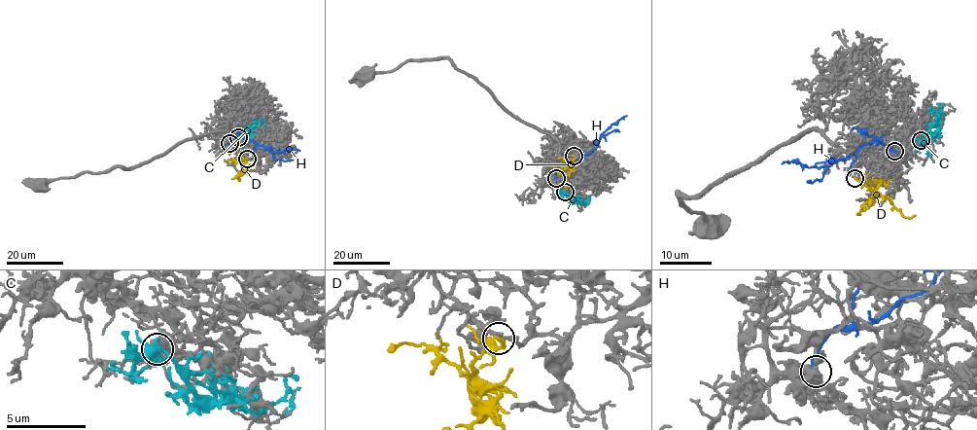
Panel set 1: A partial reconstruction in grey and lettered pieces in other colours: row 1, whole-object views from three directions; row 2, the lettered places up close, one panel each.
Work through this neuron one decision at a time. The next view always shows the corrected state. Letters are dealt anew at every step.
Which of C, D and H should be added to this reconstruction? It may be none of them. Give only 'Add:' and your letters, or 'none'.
Add: D

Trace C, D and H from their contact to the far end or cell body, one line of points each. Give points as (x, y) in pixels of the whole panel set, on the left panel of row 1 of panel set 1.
C: (238, 138), (263, 119)
D: (247, 159), (238, 173), (240, 178)
H: (228, 143), (232, 138), (243, 138), (273, 152), (299, 151)

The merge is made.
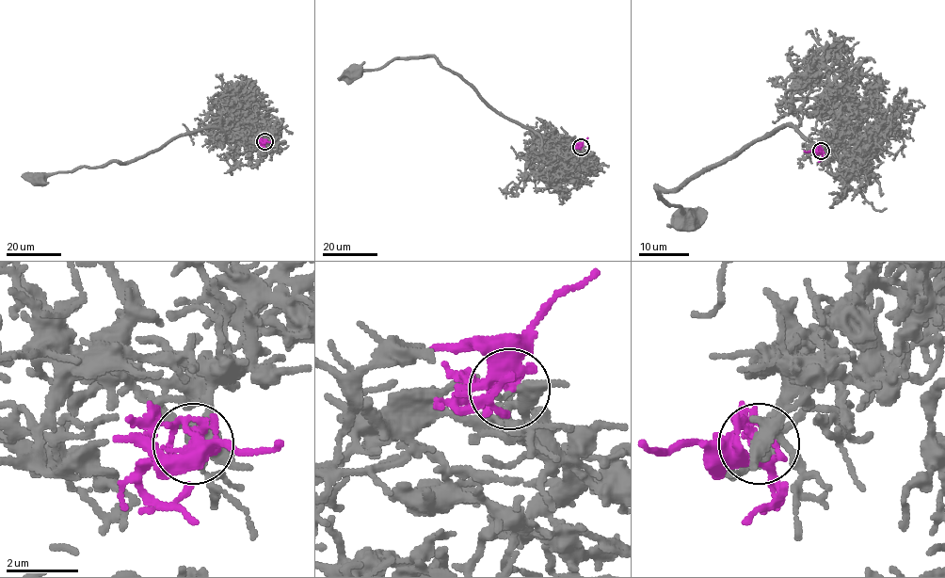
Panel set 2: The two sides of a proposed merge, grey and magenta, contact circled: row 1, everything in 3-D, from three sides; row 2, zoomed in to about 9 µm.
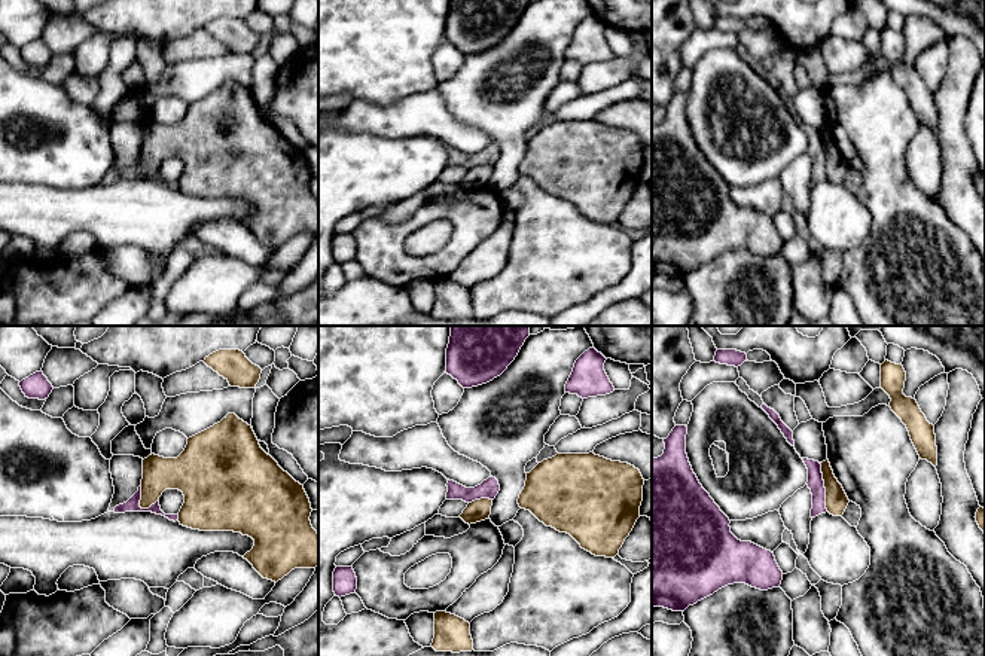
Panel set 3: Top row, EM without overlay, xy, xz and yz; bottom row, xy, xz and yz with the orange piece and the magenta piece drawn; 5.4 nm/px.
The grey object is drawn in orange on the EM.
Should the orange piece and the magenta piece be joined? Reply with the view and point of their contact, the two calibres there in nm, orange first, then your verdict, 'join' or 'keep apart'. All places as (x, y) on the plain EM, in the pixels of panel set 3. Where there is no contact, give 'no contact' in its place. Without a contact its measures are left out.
contact yz (825, 153); calibres 120 and 90 nm; join

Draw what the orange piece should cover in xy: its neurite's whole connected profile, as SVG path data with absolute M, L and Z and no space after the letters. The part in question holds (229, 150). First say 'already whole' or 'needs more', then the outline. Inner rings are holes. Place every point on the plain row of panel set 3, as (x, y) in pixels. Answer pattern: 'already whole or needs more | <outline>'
needs more | M228 80L220 89L189 104L177 125L155 120L144 125L138 158L113 179L152 179L192 196L248 202L254 213L243 225L263 245L275 250L295 235L318 232L318 199L309 187L312 176L304 152L260 115L251 92L235 80ZM165 156L179 156L185 162L177 181L161 177L159 164Z

